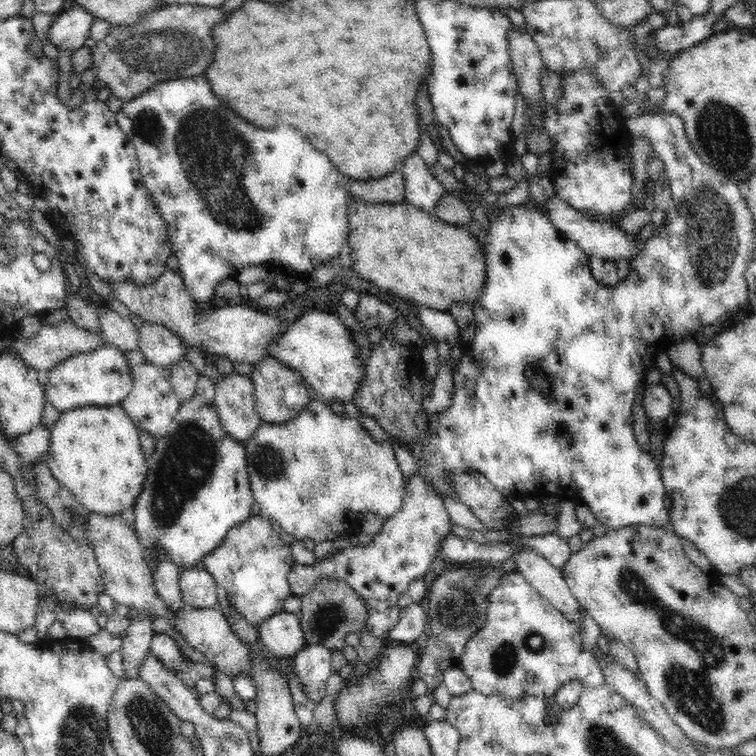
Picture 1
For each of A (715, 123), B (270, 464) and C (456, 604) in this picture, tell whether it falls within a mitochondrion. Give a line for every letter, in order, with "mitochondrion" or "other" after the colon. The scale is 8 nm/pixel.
A: mitochondrion
B: mitochondrion
C: mitochondrion

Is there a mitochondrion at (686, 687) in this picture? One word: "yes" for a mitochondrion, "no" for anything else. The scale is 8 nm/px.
yes

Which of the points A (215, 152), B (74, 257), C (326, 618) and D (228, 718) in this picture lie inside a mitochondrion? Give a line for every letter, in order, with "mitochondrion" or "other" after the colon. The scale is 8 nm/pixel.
A: mitochondrion
B: other
C: mitochondrion
D: other

